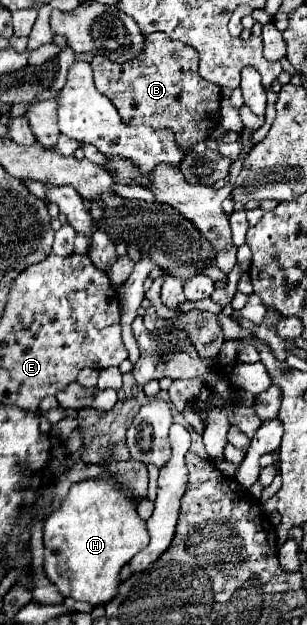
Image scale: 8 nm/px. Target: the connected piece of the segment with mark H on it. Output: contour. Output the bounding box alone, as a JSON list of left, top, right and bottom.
[43,479,149,607]

